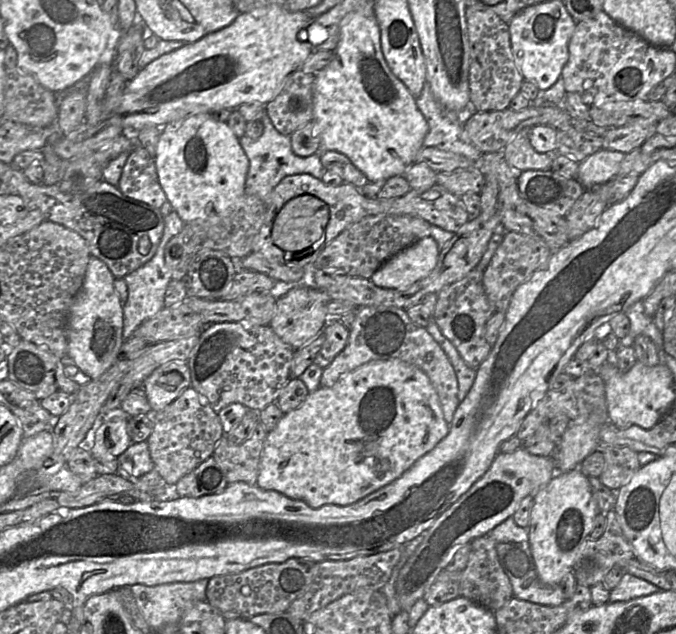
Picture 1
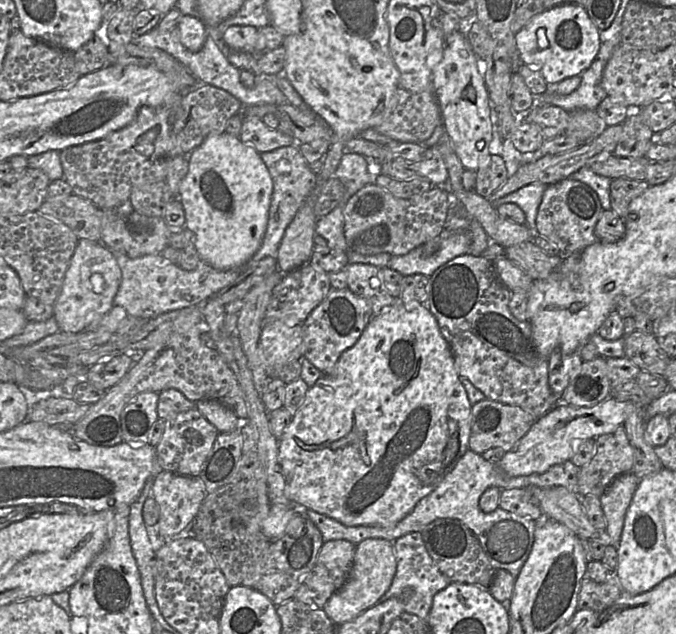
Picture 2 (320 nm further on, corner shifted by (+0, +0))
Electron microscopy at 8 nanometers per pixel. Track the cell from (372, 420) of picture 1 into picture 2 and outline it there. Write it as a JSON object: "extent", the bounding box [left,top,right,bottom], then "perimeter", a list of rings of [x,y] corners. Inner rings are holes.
{"extent":[278,303,472,526],"perimeter":[[[397,303],[396,305],[392,305],[390,308],[384,308],[378,316],[375,316],[370,320],[359,340],[341,355],[334,368],[333,373],[329,375],[322,374],[320,379],[318,379],[317,382],[308,389],[302,405],[296,411],[296,413],[292,417],[290,424],[285,429],[282,437],[279,439],[278,460],[282,474],[285,478],[285,495],[291,502],[297,504],[297,506],[302,506],[305,509],[313,510],[319,514],[326,515],[346,526],[394,525],[401,519],[403,519],[409,512],[411,512],[411,510],[414,508],[419,500],[431,493],[437,487],[442,478],[455,466],[455,464],[459,460],[454,458],[457,455],[460,447],[460,431],[461,428],[467,426],[468,423],[471,426],[471,407],[472,406],[468,401],[466,392],[455,369],[453,356],[449,345],[439,329],[436,318],[429,311],[428,307],[420,306],[416,308],[406,308],[403,303]]]}

